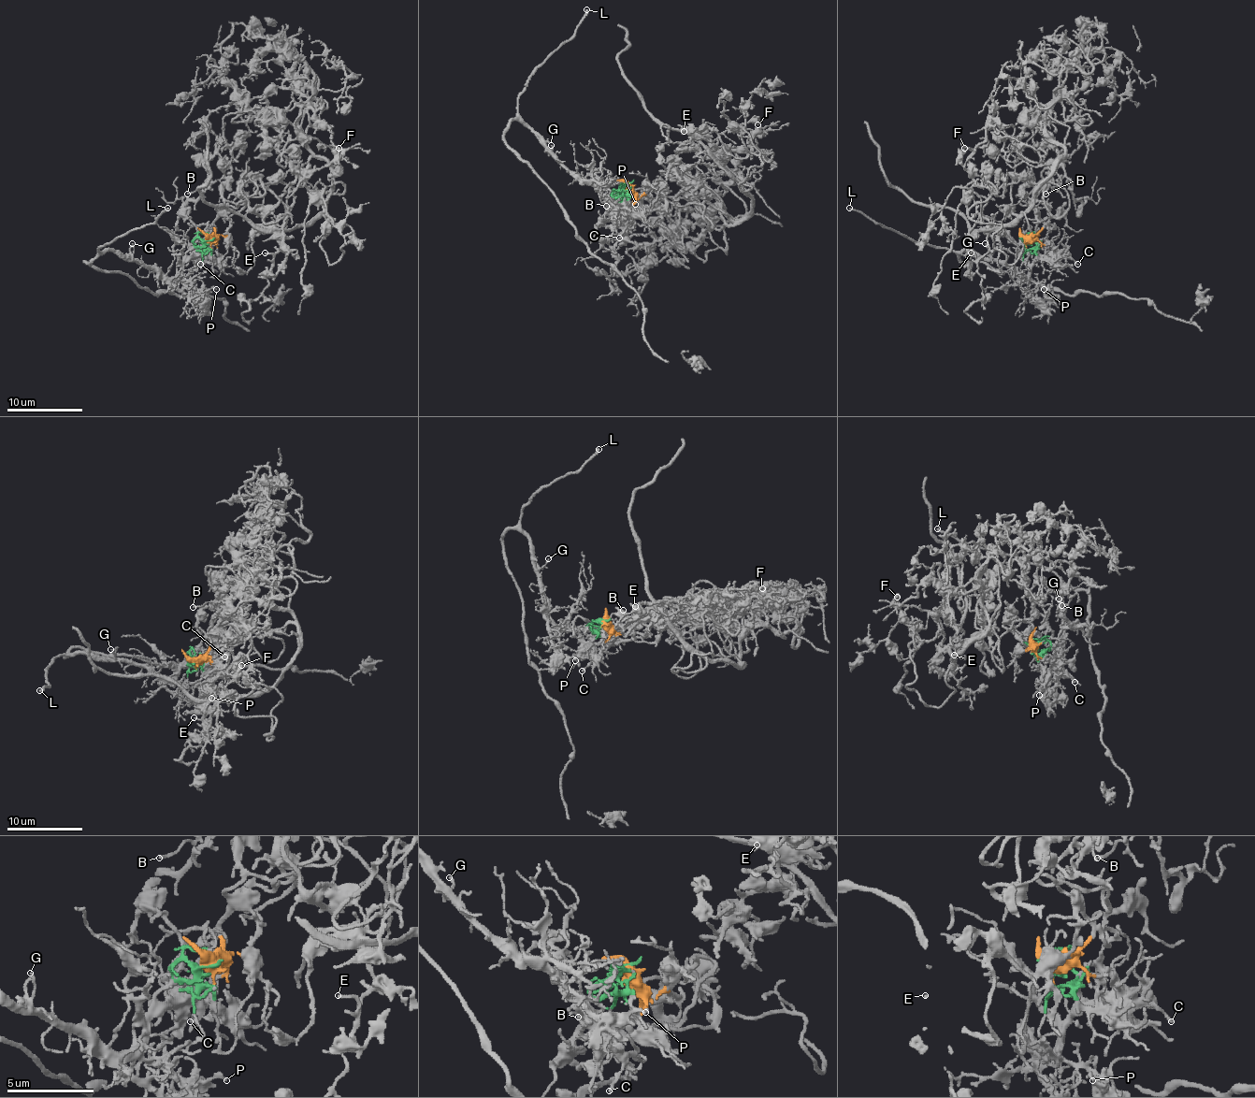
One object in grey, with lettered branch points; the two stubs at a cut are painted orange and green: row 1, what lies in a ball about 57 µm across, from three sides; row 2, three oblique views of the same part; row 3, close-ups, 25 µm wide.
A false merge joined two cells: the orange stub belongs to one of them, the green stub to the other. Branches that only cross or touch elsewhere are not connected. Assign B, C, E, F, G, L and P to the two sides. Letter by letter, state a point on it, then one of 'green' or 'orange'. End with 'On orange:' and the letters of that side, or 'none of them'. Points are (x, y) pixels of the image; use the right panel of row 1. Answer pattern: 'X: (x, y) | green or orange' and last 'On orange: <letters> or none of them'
B: (1045, 194) | orange
C: (1077, 264) | green
E: (971, 252) | orange
F: (964, 148) | orange
G: (985, 243) | green
L: (849, 208) | green
P: (1044, 289) | green
On orange: B, E, F

